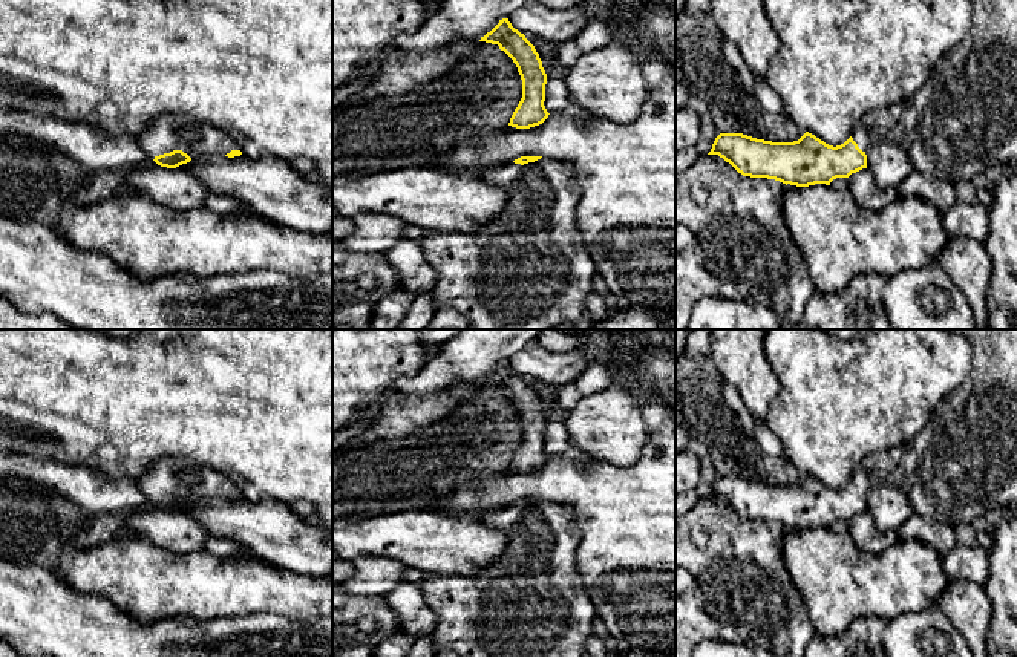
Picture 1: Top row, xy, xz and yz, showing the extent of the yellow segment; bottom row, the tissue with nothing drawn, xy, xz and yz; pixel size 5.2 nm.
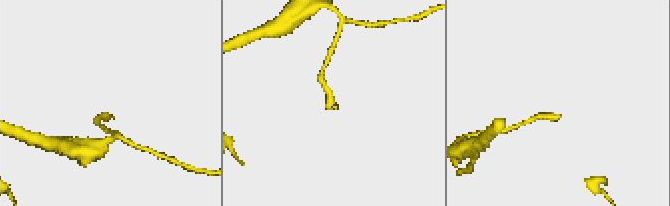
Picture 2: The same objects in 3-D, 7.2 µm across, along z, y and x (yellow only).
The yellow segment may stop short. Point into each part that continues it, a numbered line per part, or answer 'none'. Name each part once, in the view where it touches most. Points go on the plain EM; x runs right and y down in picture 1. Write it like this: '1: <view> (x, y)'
1: xy (198, 483)

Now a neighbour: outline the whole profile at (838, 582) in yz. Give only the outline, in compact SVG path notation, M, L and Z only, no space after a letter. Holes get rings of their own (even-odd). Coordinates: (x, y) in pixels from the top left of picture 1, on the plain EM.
M787 527L781 551L810 622L822 637L842 636L858 617L878 616L890 622L904 613L922 611L937 603L950 583L942 554L916 539L899 539L885 551L870 554L859 550L849 533L835 533L826 527Z

